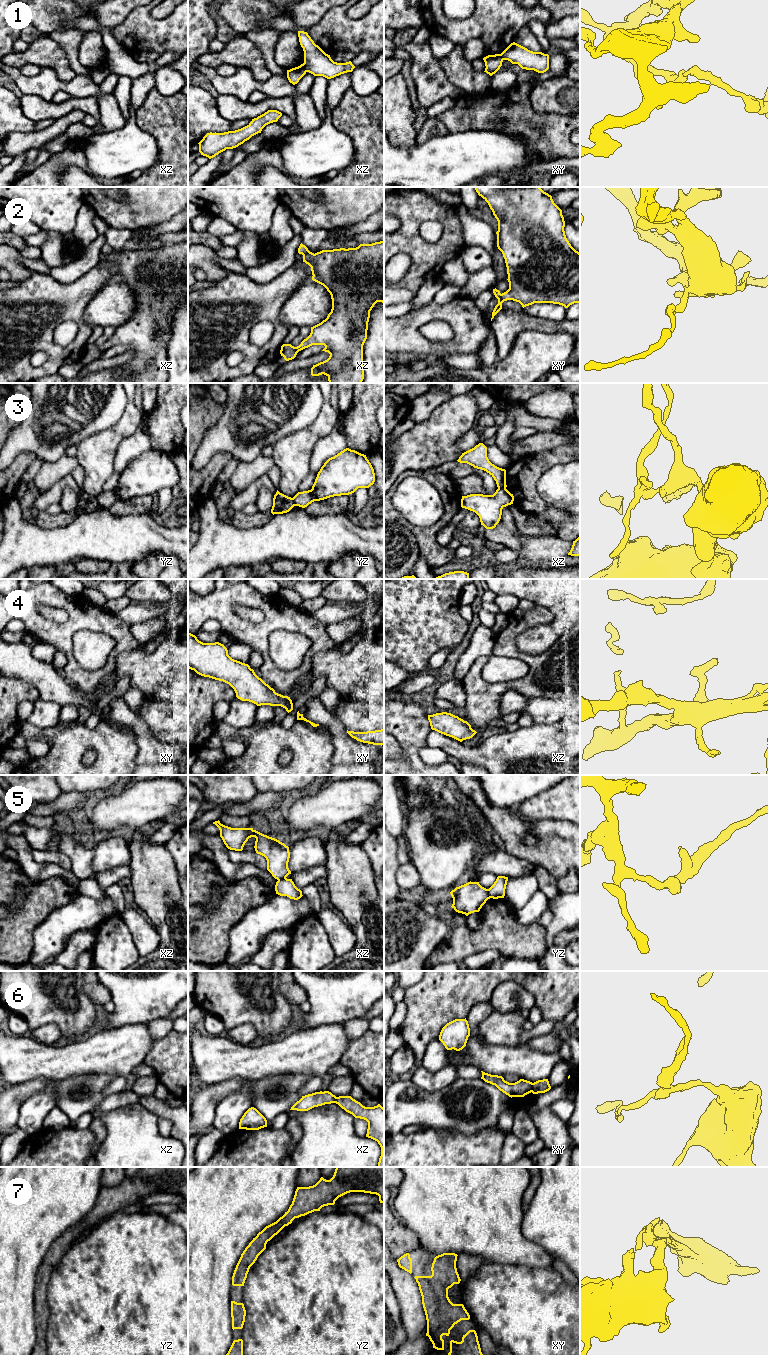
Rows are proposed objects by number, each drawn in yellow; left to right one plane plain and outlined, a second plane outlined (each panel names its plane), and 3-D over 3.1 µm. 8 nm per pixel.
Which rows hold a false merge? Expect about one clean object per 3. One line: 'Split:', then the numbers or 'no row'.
Split: 1, 2, 3, 5, 6

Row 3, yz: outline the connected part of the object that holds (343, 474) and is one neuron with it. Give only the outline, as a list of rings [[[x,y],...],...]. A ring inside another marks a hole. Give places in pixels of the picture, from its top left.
[[[346,448],[334,457],[329,458],[318,472],[312,489],[298,492],[293,497],[293,501],[295,506],[305,508],[314,501],[334,496],[349,495],[354,493],[358,488],[369,488],[374,482],[374,469],[366,455]]]

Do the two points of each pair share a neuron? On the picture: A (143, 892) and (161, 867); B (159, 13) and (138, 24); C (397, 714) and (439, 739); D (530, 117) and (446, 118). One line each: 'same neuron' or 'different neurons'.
A: same neuron
B: different neurons
C: different neurons
D: same neuron

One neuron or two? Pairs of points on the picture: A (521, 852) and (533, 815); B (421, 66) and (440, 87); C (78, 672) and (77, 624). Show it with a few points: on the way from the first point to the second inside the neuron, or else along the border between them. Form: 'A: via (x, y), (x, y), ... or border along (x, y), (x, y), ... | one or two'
A: border along (514, 807), (515, 812), (528, 822), (554, 820) | two
B: via (426, 71), (435, 82) | one
C: via (71, 660), (67, 650), (67, 636) | one

